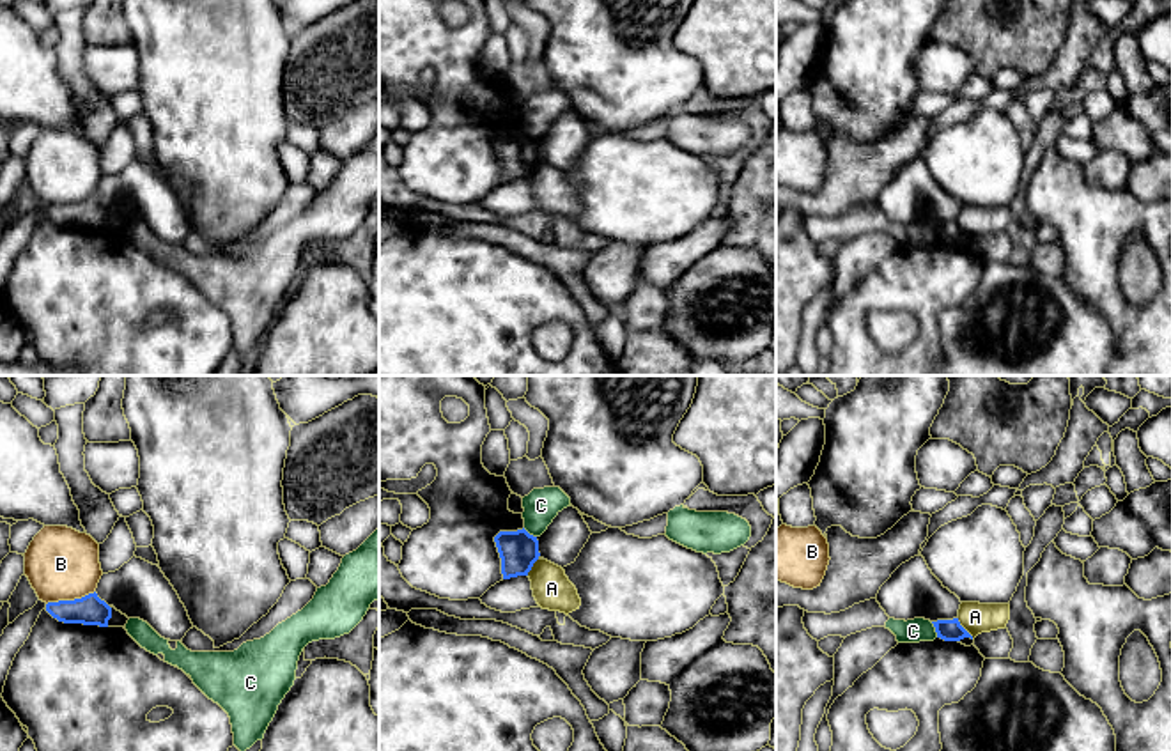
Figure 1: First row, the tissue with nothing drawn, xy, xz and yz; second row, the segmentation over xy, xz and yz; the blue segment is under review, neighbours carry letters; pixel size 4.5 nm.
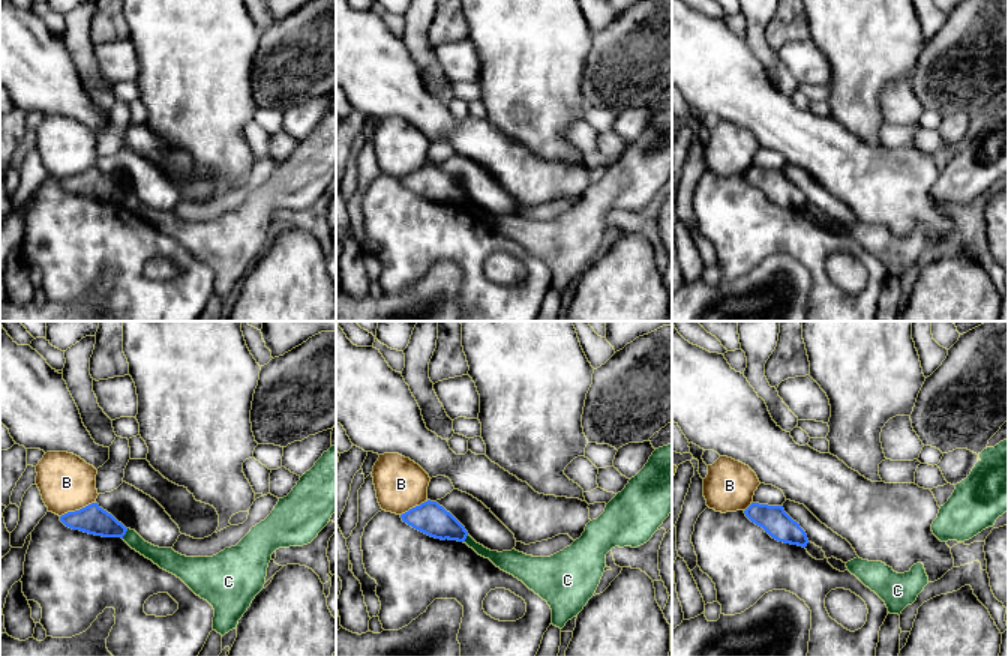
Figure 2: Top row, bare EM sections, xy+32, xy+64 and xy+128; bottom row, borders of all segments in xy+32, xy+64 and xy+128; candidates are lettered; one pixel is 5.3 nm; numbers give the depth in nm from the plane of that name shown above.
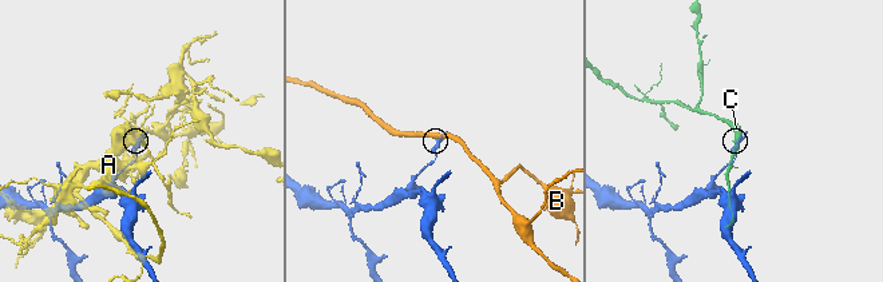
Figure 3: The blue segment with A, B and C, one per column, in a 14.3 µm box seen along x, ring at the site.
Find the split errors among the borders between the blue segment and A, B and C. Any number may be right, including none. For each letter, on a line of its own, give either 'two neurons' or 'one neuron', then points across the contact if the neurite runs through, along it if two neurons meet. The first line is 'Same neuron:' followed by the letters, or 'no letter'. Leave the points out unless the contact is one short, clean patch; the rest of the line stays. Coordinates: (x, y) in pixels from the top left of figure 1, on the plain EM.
Same neuron: no letter
A: two neurons
B: two neurons
C: two neurons; border along yz (930, 225), (938, 240)

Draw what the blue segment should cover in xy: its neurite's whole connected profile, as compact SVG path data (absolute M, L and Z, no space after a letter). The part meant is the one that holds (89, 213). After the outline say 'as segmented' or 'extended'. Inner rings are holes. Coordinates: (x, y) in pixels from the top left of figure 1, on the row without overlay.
M96 195L74 204L48 205L46 214L64 227L108 230L112 221L112 211Z | as segmented

